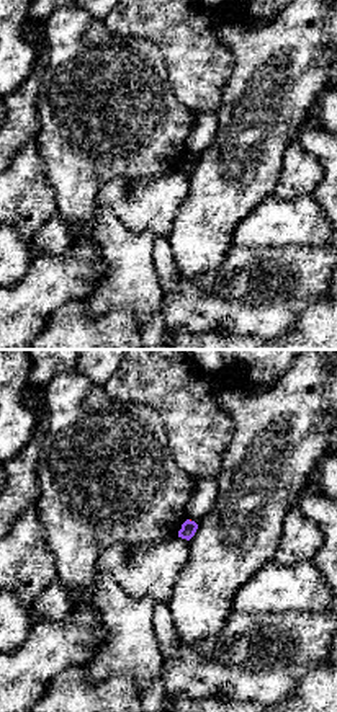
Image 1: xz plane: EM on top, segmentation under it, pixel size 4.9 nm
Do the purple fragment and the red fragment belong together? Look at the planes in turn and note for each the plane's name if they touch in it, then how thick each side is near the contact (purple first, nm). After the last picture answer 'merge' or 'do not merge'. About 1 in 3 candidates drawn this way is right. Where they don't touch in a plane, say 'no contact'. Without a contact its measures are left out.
no contact

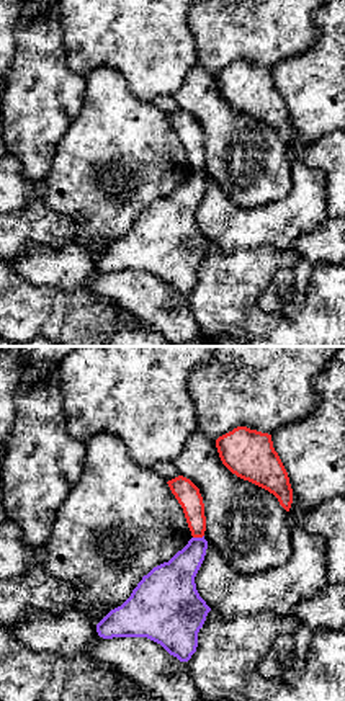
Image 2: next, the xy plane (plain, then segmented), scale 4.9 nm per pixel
contact in xy; calibres 200 and 120 nm

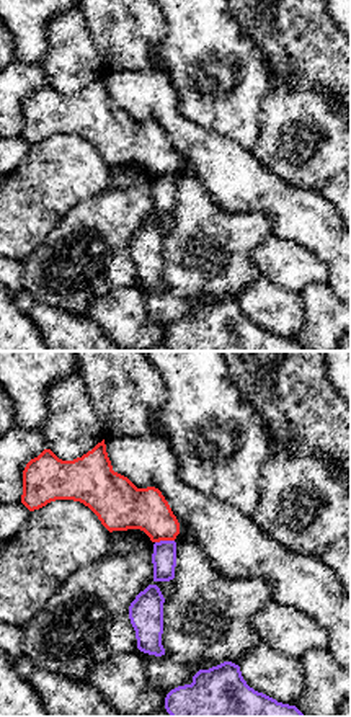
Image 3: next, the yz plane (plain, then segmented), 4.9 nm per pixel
contact in yz; calibres 120 and 220 nm

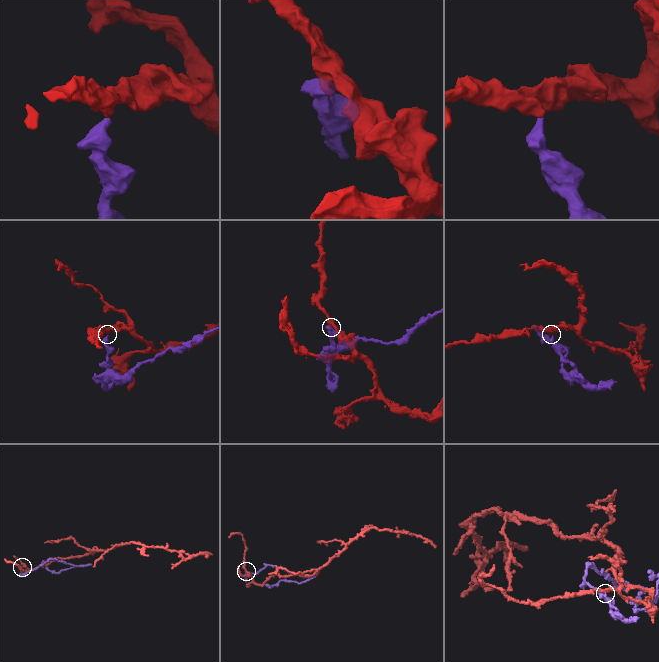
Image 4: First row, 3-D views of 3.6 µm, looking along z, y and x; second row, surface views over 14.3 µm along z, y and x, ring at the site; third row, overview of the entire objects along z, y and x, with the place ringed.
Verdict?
do not merge

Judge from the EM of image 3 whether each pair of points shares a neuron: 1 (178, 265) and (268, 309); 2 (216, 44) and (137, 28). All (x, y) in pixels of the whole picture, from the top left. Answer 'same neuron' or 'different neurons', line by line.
1: different neurons
2: different neurons

